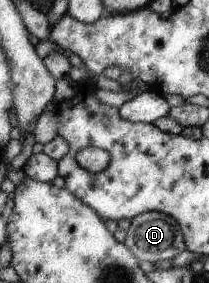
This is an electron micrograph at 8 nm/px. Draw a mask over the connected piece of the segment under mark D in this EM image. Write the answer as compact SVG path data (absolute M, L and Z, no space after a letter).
M146 211L131 220L125 245L140 260L164 262L186 249L185 238L173 216Z

